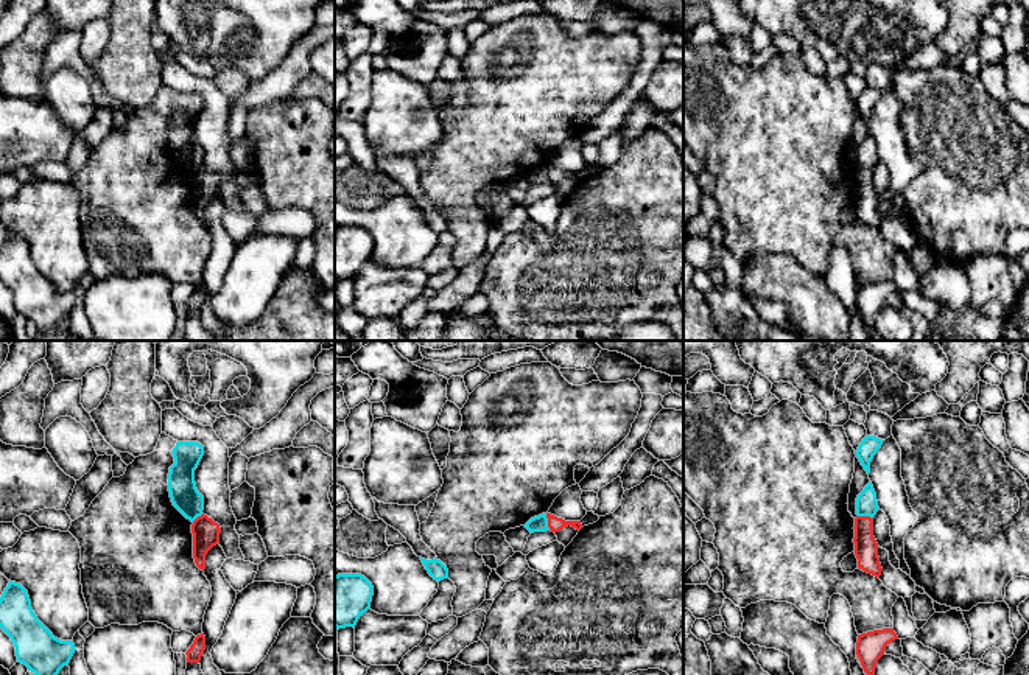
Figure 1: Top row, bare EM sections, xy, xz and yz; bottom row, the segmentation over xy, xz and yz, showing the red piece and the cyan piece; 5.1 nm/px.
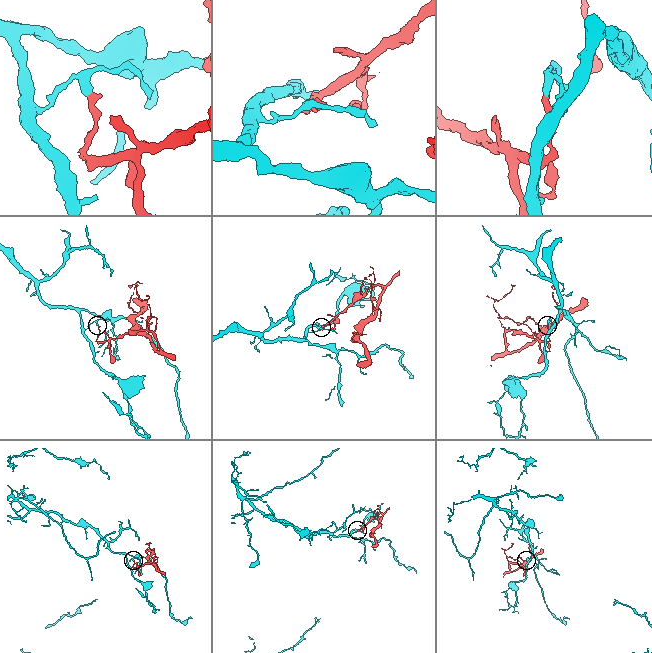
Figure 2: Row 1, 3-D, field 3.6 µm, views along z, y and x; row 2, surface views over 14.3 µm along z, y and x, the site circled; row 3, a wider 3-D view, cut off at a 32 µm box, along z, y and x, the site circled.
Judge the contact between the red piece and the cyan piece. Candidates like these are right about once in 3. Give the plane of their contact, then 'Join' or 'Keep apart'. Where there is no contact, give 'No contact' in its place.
Touches red in xz. Keep apart

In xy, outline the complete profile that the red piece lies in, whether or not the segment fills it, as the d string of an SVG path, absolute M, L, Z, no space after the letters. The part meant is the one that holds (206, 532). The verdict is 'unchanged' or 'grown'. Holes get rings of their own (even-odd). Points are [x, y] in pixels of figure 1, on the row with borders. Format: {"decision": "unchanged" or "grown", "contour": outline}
{"decision": "unchanged", "contour": "M207 515L198 516L191 524L193 558L199 569L205 569L207 552L219 543L221 527Z"}

